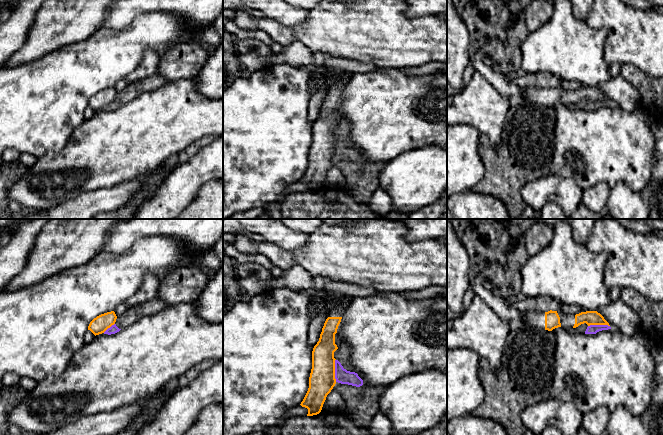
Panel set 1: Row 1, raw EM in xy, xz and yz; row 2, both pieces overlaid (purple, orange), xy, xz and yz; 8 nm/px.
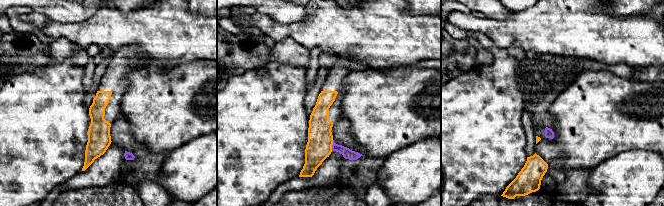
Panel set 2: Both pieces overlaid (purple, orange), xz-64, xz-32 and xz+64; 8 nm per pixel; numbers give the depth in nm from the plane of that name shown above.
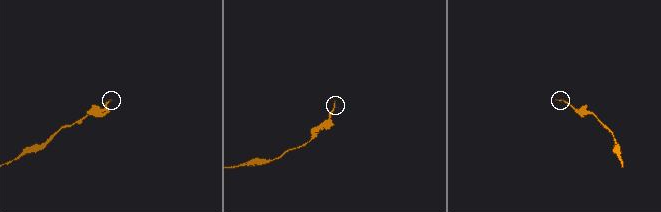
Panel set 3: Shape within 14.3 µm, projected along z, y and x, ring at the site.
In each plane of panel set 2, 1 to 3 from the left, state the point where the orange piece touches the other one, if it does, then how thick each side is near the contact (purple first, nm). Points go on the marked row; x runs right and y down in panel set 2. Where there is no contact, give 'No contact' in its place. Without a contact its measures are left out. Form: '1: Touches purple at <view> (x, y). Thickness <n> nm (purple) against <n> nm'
1: No contact
2: Touches purple at xz-32 (332, 145). Thickness 80 nm (purple) against 200 nm
3: No contact

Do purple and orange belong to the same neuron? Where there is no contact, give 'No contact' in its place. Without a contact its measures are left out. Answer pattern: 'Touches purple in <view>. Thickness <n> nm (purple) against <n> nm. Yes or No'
Touches purple in xz. Thickness 120 nm (purple) against 200 nm. No

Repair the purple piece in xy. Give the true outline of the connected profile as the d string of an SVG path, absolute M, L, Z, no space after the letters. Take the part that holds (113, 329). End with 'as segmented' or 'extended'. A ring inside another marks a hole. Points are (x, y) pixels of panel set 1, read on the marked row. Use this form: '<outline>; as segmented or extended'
M156 297L141 305L129 307L122 316L117 317L115 324L108 328L104 334L115 334L146 316L159 313L168 306L170 305Z; extended

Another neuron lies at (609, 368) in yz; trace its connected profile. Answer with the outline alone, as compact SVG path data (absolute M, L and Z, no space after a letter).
M558 327L552 332L556 346L551 397L574 403L582 414L599 406L606 406L610 412L624 406L632 415L640 417L648 409L656 363L641 331L632 336L613 328L596 334L576 334Z

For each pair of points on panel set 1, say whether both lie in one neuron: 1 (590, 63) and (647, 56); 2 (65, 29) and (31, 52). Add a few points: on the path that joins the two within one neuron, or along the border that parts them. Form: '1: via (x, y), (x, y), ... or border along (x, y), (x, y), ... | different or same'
1: border along (605, 37), (604, 60), (608, 64) | different
2: via (57, 29), (54, 29), (39, 44) | same

